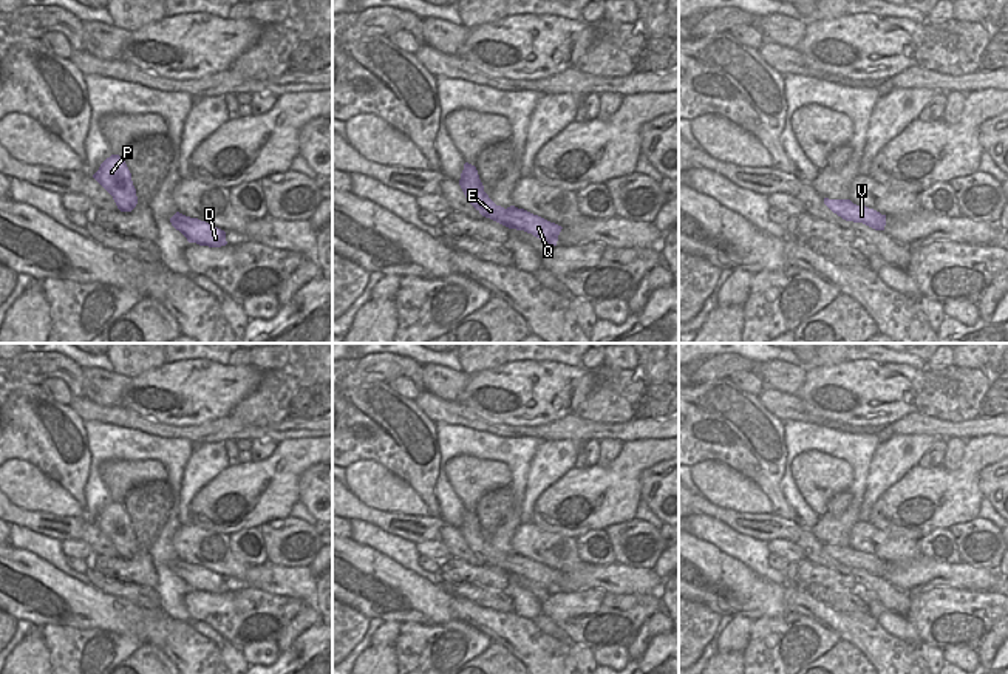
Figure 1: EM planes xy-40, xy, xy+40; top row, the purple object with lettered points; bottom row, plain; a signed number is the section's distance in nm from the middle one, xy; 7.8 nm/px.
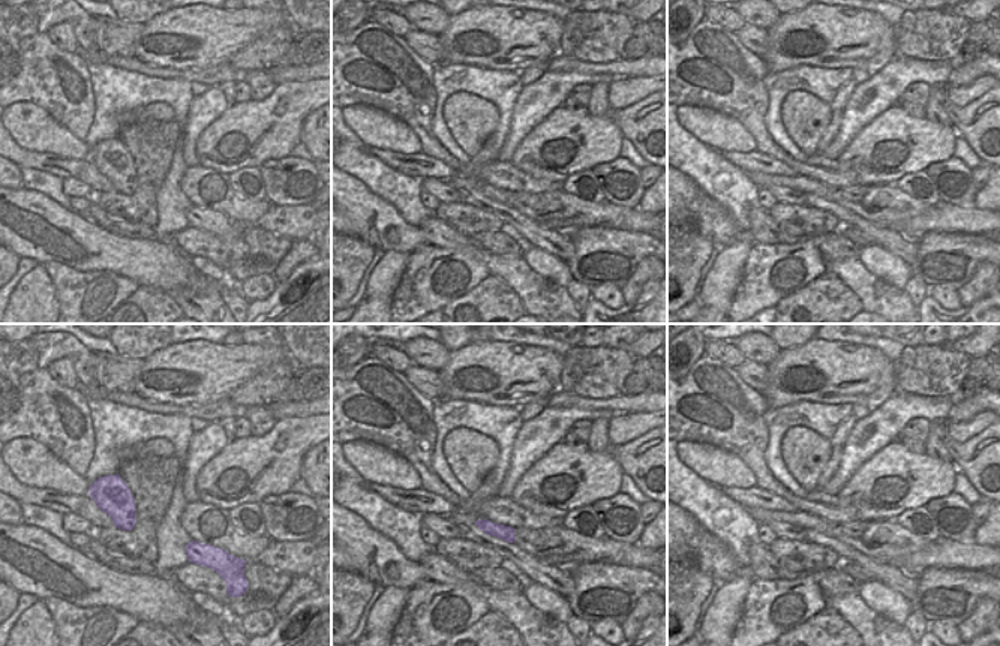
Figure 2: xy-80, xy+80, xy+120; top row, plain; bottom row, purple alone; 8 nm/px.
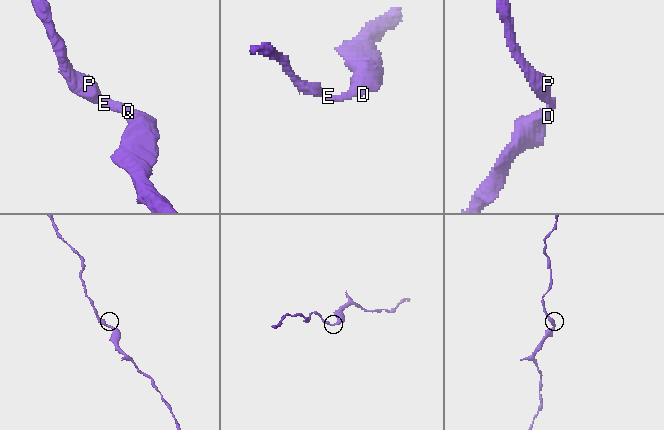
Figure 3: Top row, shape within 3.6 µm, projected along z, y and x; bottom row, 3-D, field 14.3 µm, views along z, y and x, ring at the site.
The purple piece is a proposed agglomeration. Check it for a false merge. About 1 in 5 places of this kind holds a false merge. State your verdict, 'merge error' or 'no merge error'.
no merge error

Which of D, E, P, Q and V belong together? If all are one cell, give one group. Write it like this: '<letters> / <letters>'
D E P Q V

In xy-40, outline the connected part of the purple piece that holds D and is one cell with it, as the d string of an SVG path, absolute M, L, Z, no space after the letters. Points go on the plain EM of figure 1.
M176 558L170 564L172 572L179 577L189 589L199 592L221 594L226 592L226 578L198 564L186 563Z

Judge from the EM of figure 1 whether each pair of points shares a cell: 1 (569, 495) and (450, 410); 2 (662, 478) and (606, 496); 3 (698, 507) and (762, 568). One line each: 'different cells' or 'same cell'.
1: different cells
2: different cells
3: different cells

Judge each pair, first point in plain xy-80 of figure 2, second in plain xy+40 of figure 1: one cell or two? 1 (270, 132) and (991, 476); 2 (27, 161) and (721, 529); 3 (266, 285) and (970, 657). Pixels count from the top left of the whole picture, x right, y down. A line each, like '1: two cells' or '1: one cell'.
1: two cells
2: two cells
3: one cell

